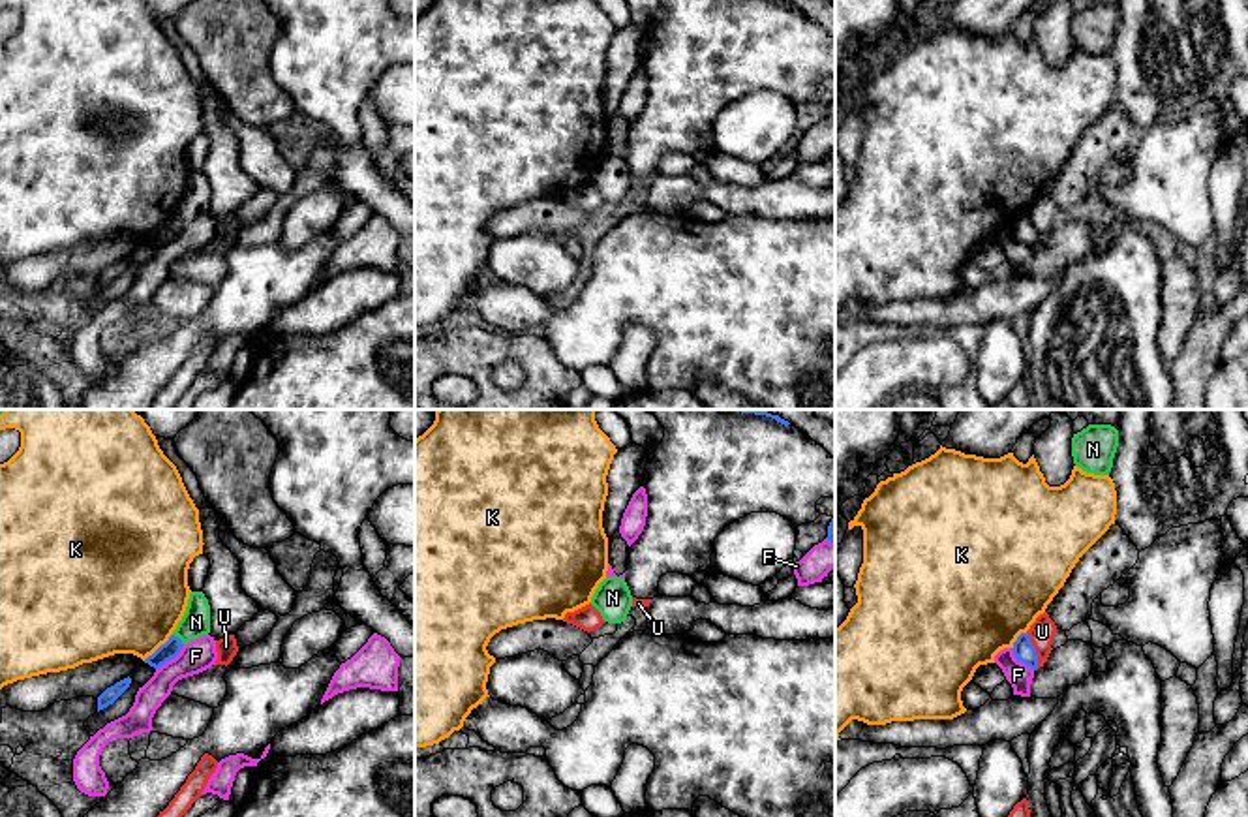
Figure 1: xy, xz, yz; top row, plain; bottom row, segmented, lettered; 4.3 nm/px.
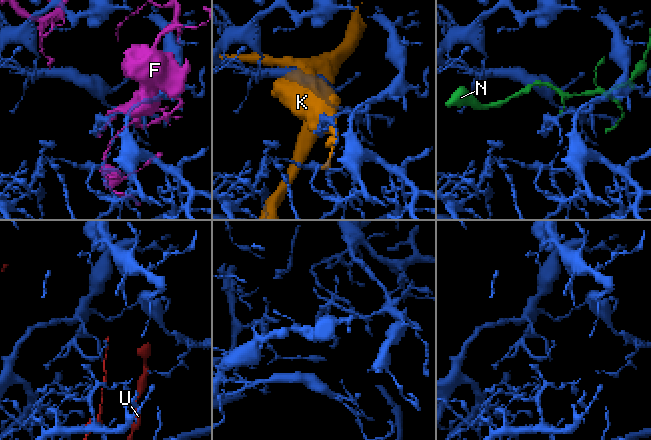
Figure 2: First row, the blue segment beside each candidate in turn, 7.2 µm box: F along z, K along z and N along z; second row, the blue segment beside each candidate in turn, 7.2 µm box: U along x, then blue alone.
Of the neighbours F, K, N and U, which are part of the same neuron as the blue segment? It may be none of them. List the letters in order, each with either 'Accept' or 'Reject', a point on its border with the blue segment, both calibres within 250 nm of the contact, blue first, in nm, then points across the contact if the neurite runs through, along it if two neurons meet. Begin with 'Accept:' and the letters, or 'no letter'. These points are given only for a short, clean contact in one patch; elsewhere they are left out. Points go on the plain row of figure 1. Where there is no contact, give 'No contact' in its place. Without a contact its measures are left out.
Accept: no letter
F: Reject. Touches blue at xy (171, 237). Thickness 80 nm (blue) against 140 nm
K: Reject. Touches blue at xy (160, 226). Thickness 80 nm (blue) against 480 nm
N: Reject. Touches blue at xy (179, 218). Thickness 80 nm (blue) against 130 nm. Boundary: xy (173, 213), (182, 224)
U: Reject. Touches blue at yz (1034, 230). Thickness 90 nm (blue) against 110 nm

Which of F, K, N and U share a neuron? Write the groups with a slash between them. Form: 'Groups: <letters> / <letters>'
Groups: F / K / N / U

